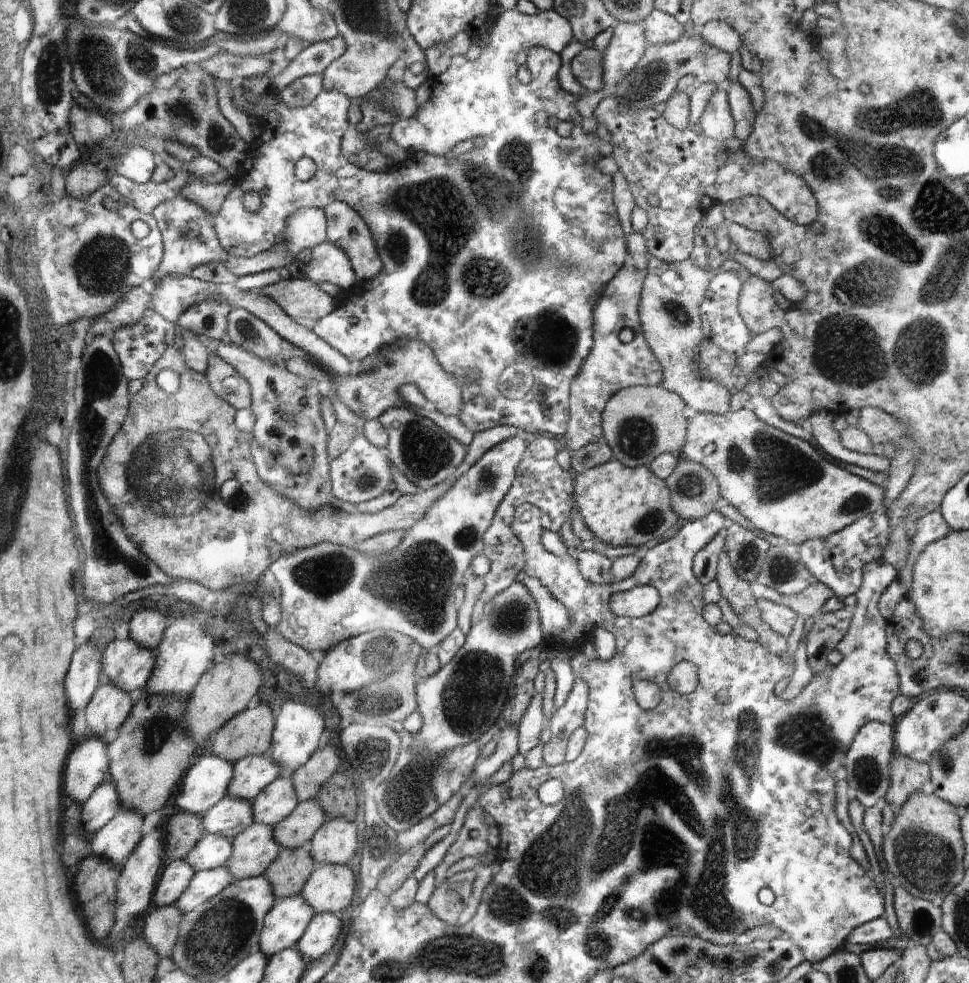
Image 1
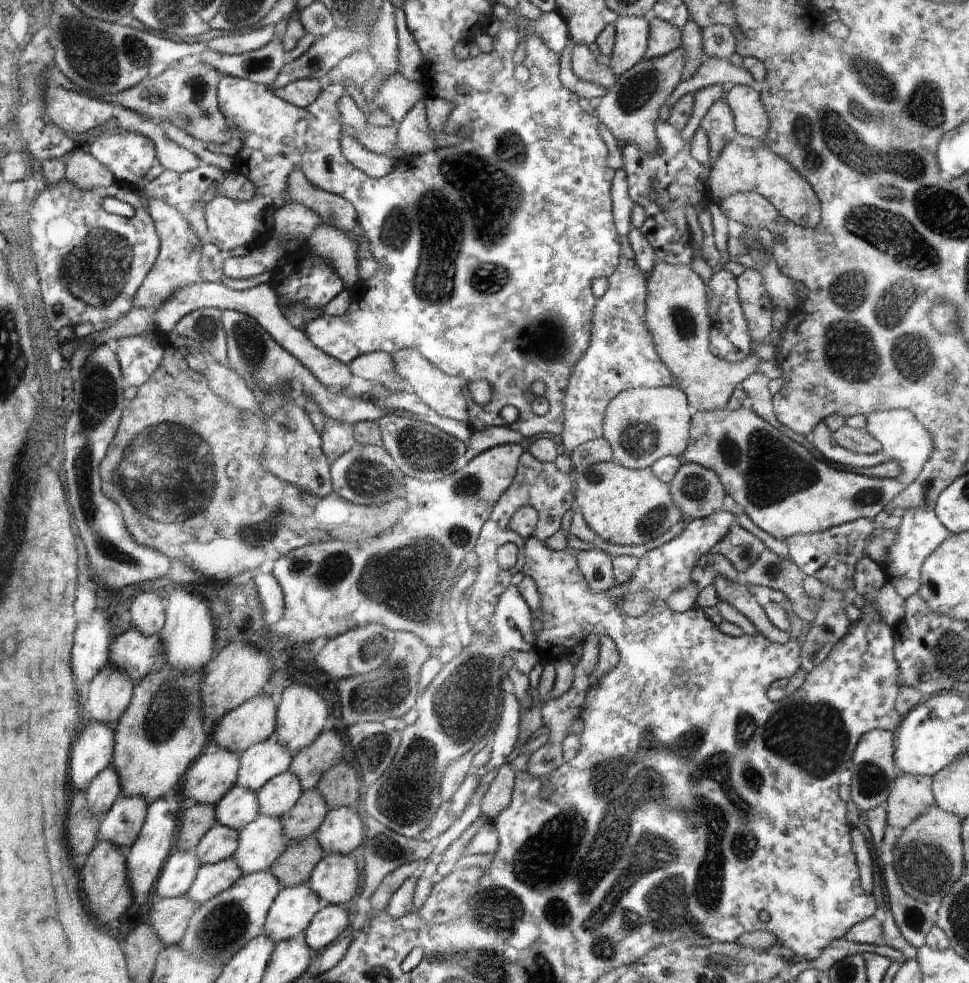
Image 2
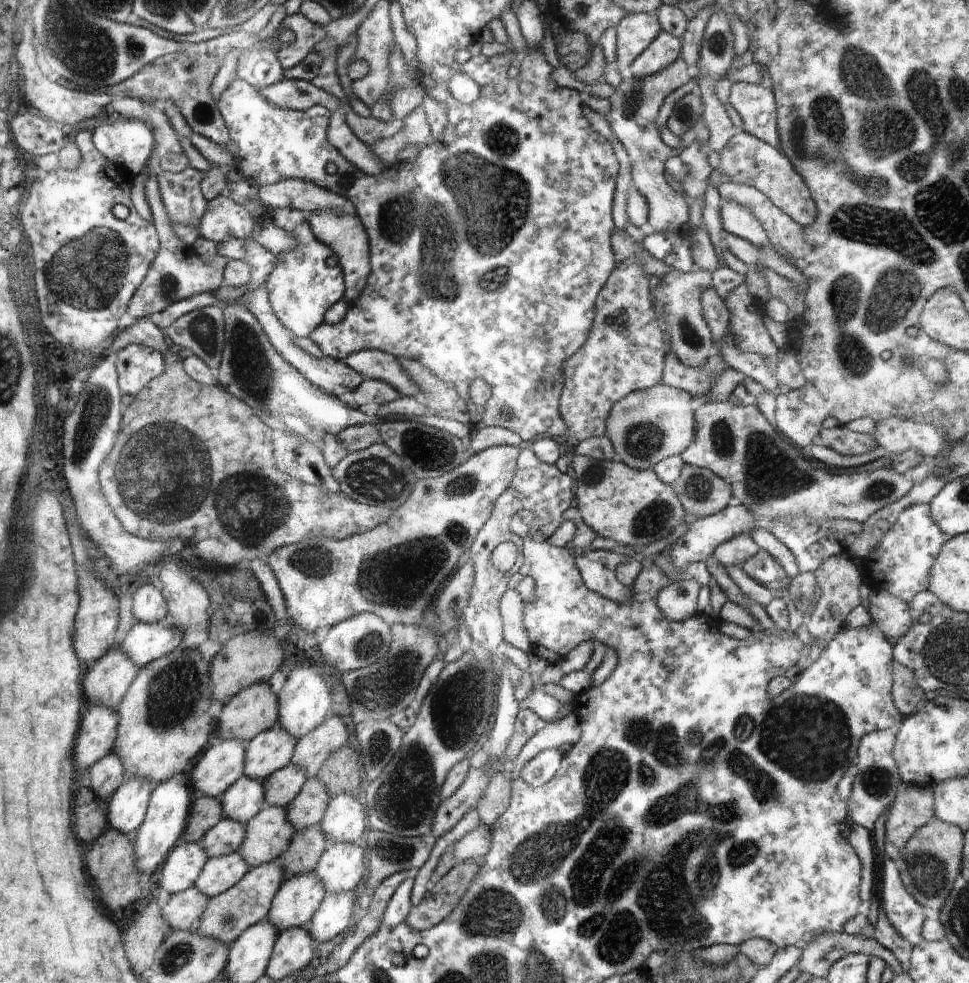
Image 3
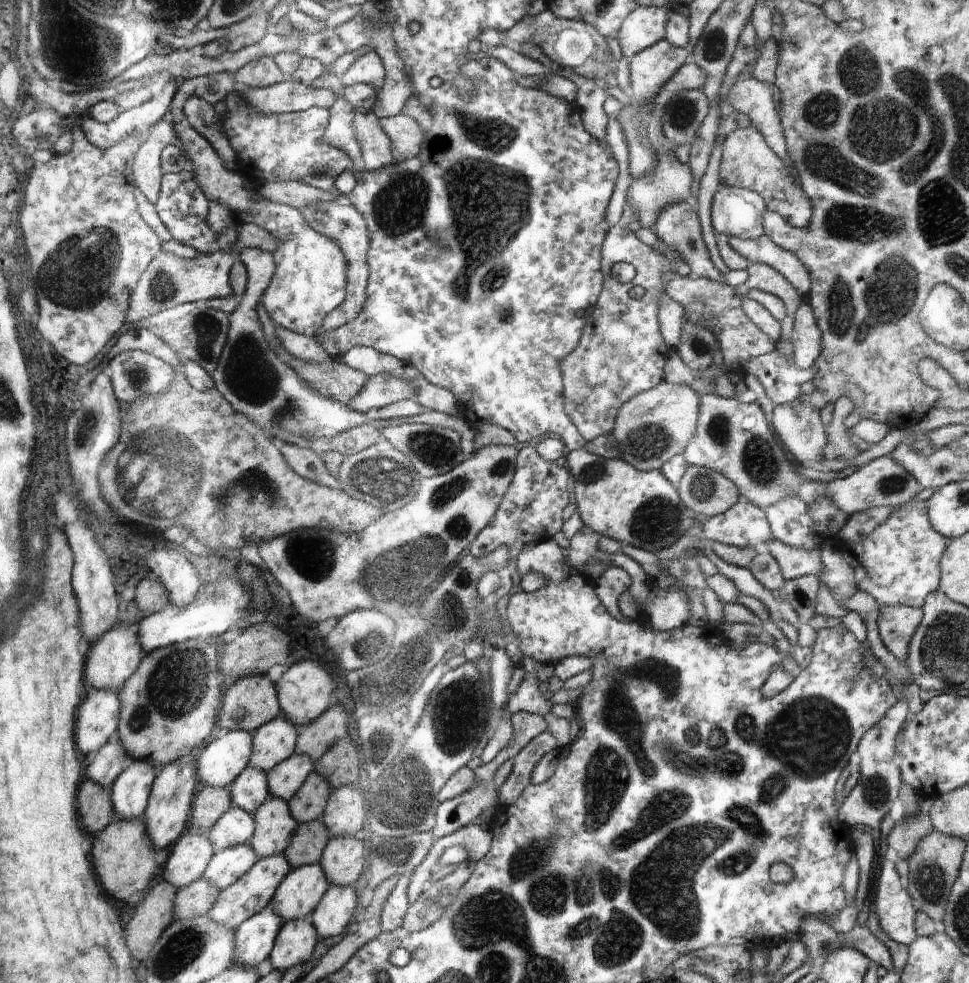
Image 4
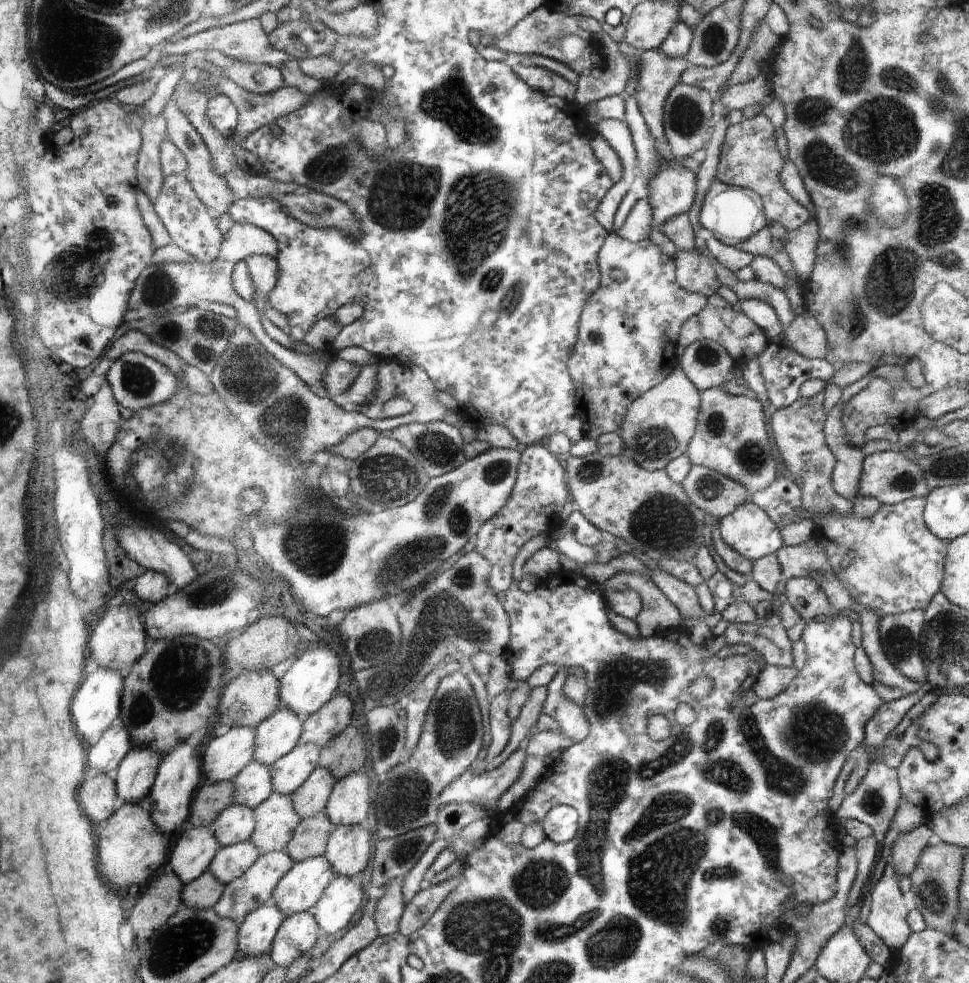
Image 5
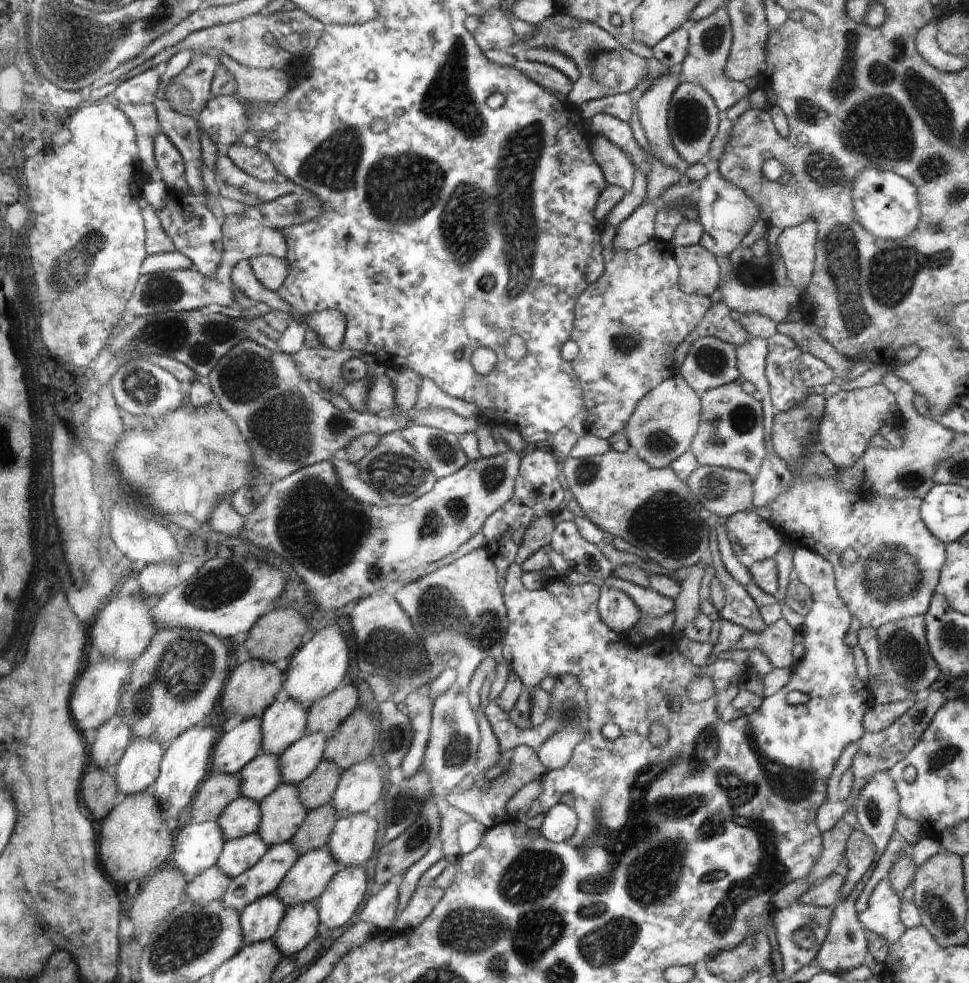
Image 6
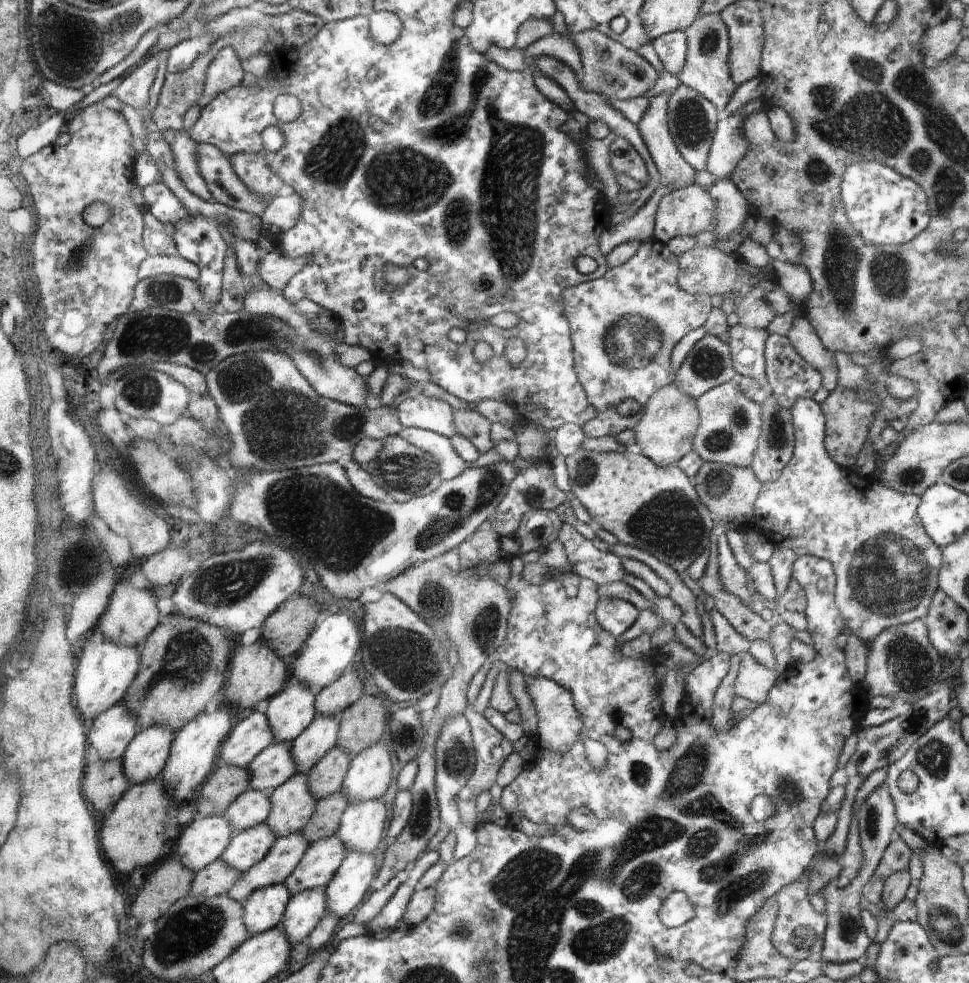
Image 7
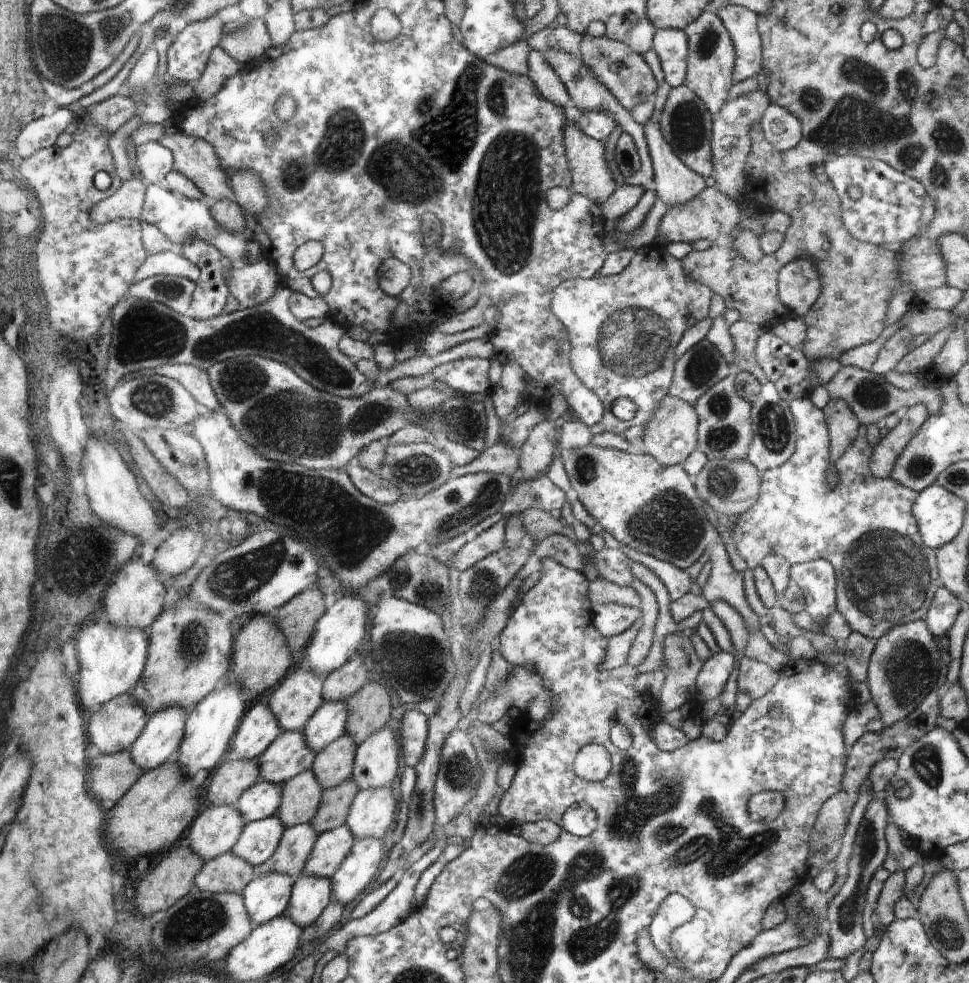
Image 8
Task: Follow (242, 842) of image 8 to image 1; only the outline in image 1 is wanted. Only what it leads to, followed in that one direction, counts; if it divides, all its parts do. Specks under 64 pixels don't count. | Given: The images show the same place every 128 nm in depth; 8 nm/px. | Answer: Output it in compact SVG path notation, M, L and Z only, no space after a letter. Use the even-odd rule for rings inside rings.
M227 866L210 870L198 870L192 885L182 896L177 905L185 913L196 910L199 906L217 897L233 884L234 876Z

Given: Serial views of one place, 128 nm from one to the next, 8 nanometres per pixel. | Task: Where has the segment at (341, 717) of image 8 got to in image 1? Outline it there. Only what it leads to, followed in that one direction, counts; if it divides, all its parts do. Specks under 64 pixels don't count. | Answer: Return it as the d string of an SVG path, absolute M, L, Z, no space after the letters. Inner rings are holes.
M282 774L276 781L266 786L251 804L253 822L274 827L275 824L292 814L298 803L290 775Z

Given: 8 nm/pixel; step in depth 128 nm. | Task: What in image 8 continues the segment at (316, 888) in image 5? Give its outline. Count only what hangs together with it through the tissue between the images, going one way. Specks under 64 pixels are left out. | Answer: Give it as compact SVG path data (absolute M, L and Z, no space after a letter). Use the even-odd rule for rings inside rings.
M346 823L322 833L318 836L317 844L310 854L310 872L306 870L302 874L312 874L330 880L344 864L345 858L352 852L355 844L354 835Z

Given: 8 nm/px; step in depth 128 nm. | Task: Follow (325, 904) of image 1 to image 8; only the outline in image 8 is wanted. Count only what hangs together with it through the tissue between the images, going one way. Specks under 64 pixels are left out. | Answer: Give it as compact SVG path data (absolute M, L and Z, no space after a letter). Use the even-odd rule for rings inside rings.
M390 787L368 788L358 791L356 800L350 806L349 816L346 818L346 826L350 827L350 832L355 840L362 838L374 838L383 840L384 834L388 832L392 820L396 814L396 800Z

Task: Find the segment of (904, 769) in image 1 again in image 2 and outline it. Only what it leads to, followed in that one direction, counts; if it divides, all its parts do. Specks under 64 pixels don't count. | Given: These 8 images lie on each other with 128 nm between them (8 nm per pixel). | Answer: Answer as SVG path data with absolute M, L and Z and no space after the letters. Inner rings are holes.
M898 775L885 802L887 825L899 833L913 824L932 804L935 804L933 777Z

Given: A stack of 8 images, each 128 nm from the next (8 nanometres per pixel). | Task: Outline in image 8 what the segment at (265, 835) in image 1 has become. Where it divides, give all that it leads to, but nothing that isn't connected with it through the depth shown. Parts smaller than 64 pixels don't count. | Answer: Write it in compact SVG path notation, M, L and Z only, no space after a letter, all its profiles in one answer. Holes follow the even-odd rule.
M312 769L304 770L282 786L283 798L276 814L282 826L287 829L297 824L312 822L324 797L324 786L315 772Z

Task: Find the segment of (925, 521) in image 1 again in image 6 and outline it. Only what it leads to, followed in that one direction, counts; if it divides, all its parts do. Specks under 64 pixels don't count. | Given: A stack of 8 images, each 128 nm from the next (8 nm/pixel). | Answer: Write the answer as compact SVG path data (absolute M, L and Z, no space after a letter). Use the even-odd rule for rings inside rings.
M819 439L814 440L800 470L802 474L792 477L790 488L768 504L771 520L767 522L782 534L783 543L793 545L796 549L801 546L808 548L832 564L842 602L849 607L850 614L858 618L861 628L877 630L888 622L912 618L918 614L925 615L932 604L934 593L939 592L941 568L946 560L946 544L925 525L921 517L922 499L886 498L875 492L867 495L863 486L857 492L846 490L842 484L838 484L837 466L823 453ZM848 548L856 551L858 560L846 566L842 554Z

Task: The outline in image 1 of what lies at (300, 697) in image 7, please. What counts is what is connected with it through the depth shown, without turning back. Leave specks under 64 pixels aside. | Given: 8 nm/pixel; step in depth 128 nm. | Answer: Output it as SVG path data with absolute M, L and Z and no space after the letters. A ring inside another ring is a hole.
M246 756L234 763L234 780L229 795L252 804L262 790L282 776L280 764L264 756Z

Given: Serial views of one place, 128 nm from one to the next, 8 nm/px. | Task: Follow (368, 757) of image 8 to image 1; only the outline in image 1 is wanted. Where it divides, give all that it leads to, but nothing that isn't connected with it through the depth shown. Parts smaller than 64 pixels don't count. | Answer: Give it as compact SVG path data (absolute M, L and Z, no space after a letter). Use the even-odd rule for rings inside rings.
M346 818L329 820L310 841L316 864L344 866L358 850L358 828Z

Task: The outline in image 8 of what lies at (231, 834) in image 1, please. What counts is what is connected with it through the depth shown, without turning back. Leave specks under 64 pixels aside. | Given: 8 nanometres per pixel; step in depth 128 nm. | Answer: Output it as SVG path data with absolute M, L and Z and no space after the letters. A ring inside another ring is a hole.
M284 731L256 760L260 780L284 784L304 770L311 769L316 761L316 752L306 742L303 731Z

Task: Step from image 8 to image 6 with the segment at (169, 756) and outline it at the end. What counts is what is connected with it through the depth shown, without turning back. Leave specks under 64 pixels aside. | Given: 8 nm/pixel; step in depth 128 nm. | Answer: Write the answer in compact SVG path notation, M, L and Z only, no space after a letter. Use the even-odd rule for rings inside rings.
M135 738L115 770L123 795L134 796L153 788L161 774L168 747L152 738Z

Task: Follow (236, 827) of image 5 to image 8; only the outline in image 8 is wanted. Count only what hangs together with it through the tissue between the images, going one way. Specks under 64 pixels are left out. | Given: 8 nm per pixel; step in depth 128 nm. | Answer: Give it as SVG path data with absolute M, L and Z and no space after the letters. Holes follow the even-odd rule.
M258 780L241 795L236 807L246 823L262 820L277 814L278 806L281 806L282 794L282 784Z

